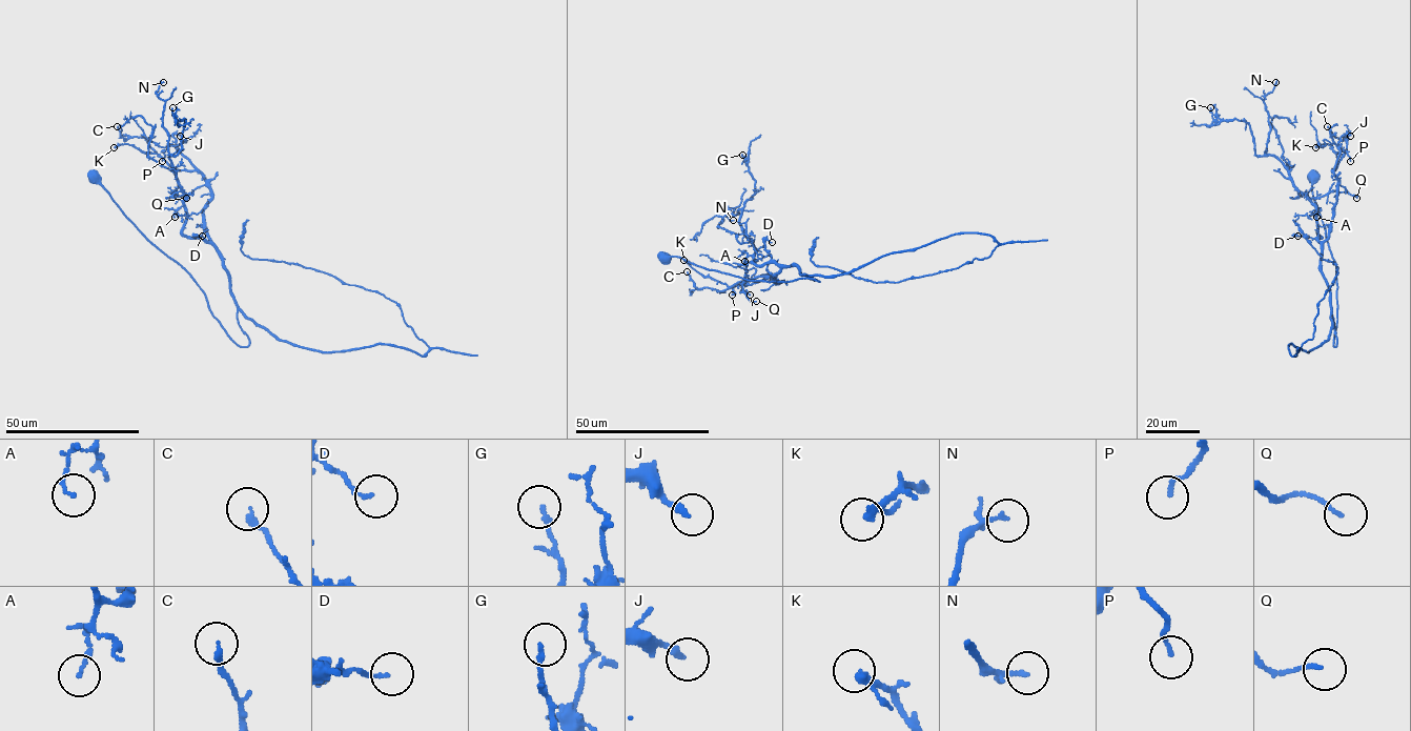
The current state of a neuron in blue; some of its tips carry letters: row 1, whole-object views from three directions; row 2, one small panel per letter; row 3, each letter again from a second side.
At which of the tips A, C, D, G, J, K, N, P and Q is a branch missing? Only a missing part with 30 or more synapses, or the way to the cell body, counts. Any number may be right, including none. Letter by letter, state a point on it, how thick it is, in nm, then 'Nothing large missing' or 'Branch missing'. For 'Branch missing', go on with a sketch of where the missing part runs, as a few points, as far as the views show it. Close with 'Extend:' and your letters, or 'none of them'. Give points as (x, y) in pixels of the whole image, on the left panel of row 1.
A: Place: (175, 217). Thickness 130 nm. Nothing large missing
C: Place: (117, 126). Thickness 200 nm. Nothing large missing
D: Place: (202, 236). Thickness 120 nm. Nothing large missing
G: Place: (172, 107). Thickness 160 nm. Nothing large missing
J: Place: (180, 136). Thickness 240 nm. Nothing large missing
K: Place: (114, 147). Thickness 220 nm. Nothing large missing
N: Place: (163, 82). Thickness 110 nm. Nothing large missing
P: Place: (162, 161). Thickness 130 nm. Nothing large missing
Q: Place: (186, 198). Thickness 130 nm. Nothing large missing
Extend: none of them

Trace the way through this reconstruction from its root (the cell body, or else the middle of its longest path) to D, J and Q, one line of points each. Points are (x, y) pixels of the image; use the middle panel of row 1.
D: (663, 257), (678, 257), (749, 280), (819, 281), (801, 275), (796, 266), (777, 264), (763, 242), (772, 242)
J: (663, 257), (749, 280), (819, 281), (784, 266), (773, 277), (781, 281), (745, 283), (750, 295)
Q: (663, 257), (678, 257), (749, 280), (819, 281), (796, 266), (756, 265), (748, 256), (742, 287), (756, 301)

